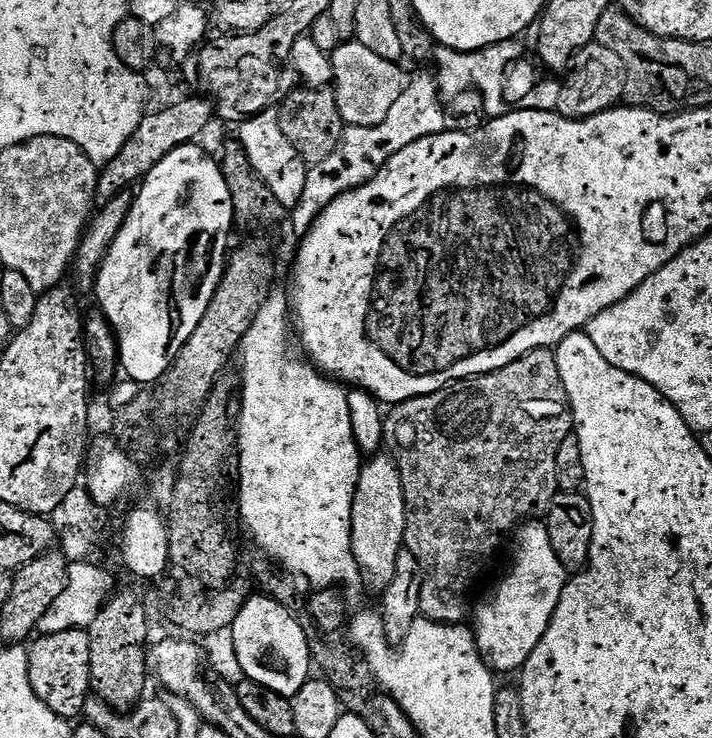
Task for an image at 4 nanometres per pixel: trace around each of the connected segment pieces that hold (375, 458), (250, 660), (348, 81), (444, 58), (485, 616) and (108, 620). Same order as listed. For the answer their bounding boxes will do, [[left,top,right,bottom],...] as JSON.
[[352,455,406,594],[231,594,314,698],[330,38,406,126],[436,38,524,119],[474,519,570,673],[87,592,150,713]]

